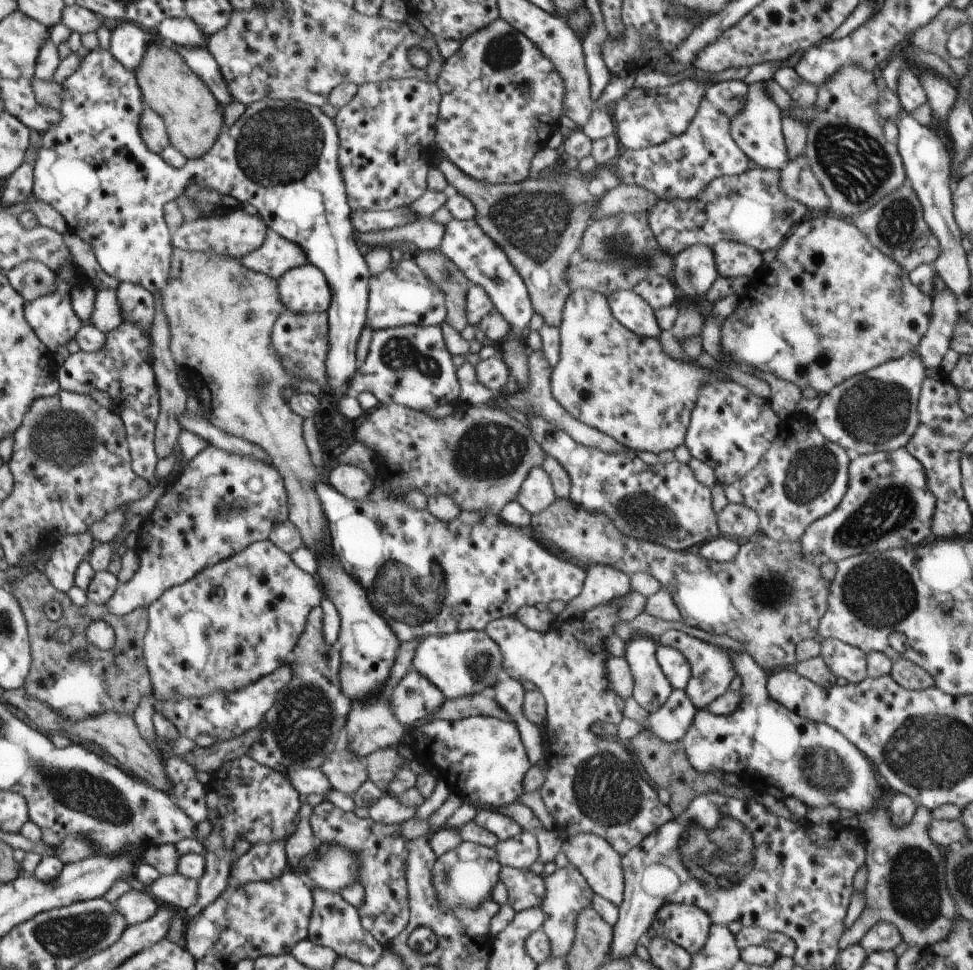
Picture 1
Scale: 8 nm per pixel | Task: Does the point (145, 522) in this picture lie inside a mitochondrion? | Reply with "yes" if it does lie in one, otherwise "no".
no

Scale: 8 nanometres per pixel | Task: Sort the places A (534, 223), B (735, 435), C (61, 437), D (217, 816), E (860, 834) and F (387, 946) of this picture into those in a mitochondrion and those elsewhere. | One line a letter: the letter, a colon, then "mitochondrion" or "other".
A: mitochondrion
B: other
C: mitochondrion
D: other
E: other
F: other

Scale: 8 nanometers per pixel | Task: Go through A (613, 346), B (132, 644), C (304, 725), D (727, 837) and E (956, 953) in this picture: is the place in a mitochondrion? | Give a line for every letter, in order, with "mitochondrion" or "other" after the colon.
A: other
B: other
C: mitochondrion
D: mitochondrion
E: other

